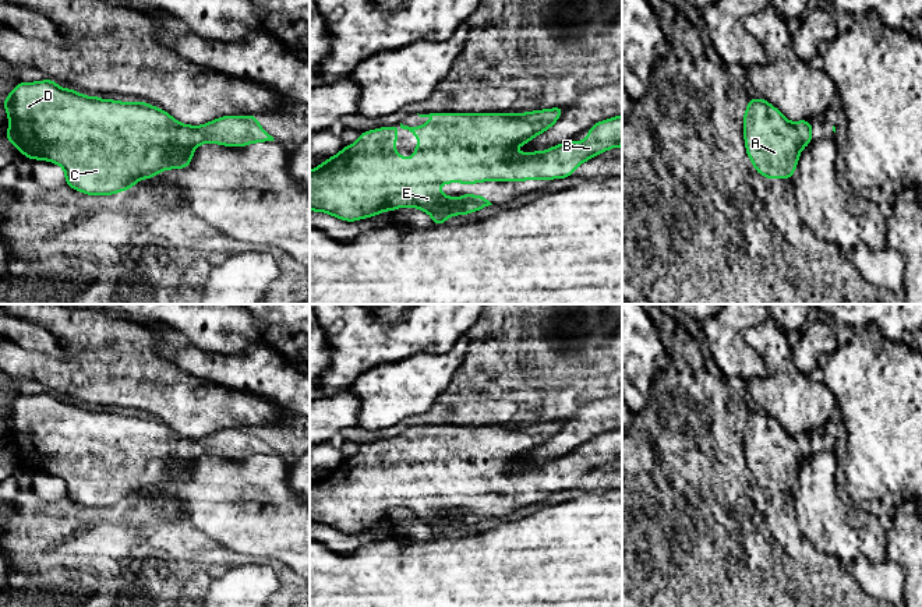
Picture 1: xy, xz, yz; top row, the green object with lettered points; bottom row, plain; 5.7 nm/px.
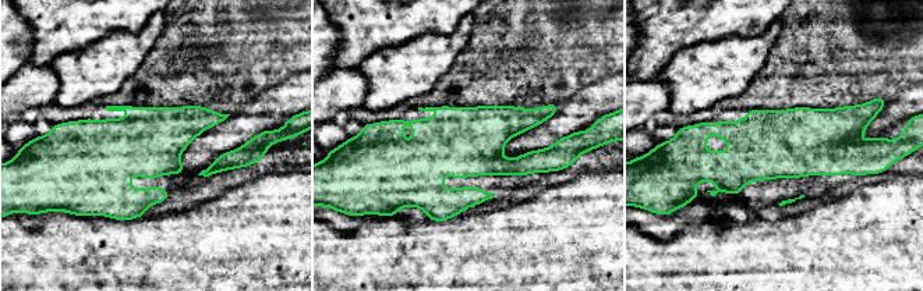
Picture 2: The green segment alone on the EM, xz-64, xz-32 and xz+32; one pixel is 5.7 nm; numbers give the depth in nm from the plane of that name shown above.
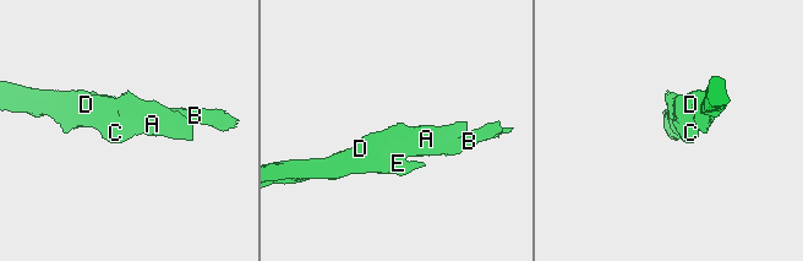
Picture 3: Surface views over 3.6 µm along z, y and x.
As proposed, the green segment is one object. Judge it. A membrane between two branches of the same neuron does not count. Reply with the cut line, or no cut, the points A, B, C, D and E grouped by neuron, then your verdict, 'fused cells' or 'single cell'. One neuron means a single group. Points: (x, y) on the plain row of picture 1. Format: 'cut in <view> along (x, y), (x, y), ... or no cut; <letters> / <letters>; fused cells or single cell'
no cut; A B C D E; single cell

